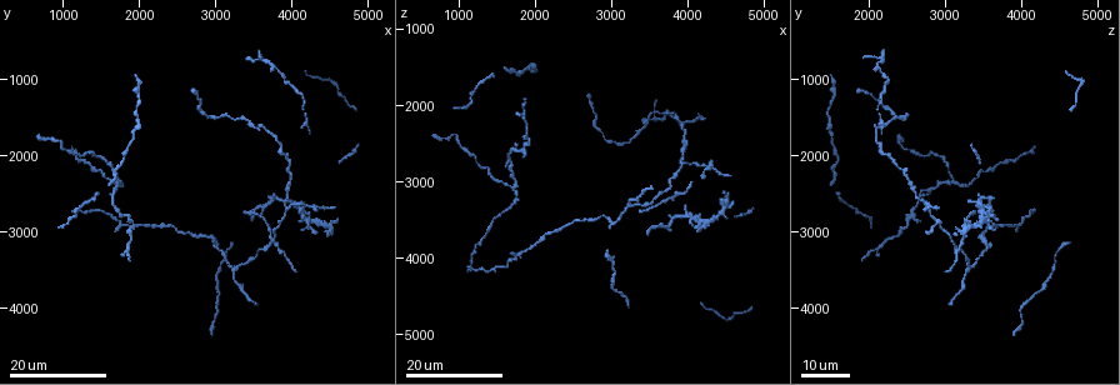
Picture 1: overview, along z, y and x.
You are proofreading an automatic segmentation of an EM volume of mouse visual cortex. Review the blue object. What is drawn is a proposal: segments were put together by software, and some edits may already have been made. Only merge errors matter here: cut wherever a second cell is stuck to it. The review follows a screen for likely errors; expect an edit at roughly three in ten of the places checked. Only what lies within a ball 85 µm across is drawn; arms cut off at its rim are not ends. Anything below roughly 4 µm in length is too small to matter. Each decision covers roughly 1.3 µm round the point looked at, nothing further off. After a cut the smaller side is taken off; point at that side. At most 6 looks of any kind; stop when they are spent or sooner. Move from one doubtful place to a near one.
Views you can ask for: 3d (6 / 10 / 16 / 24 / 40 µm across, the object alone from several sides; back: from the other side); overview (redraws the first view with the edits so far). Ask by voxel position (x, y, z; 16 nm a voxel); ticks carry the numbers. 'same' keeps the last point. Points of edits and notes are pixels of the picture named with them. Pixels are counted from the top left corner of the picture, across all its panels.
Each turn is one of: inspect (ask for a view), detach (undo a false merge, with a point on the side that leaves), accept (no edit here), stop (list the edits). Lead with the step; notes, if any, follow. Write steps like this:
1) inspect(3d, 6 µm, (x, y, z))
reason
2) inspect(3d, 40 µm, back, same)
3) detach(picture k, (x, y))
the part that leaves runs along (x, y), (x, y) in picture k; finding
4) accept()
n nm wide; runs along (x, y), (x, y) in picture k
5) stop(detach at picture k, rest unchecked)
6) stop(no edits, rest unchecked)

inspect(3d, 16 µm, (3950, 2650, 2800))
branch point

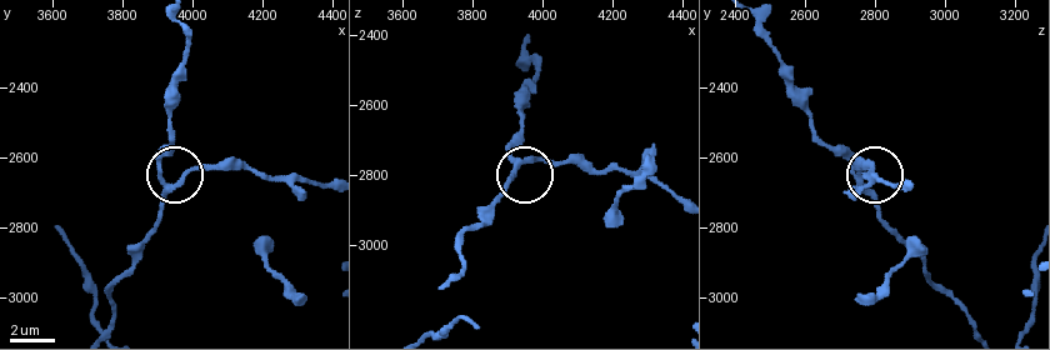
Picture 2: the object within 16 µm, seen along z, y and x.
inspect(3d, 10 µm, (3930, 2680, 2760))

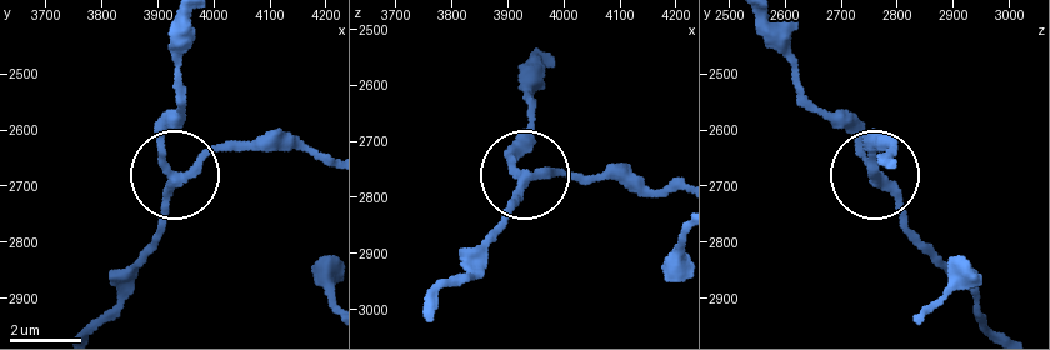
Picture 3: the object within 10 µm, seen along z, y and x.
accept()
230 nm wide; runs along (94, 323), (163, 224), (169, 179), (253, 138) in picture 3; continuous, no second cell

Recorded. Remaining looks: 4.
inspect(3d, 16 µm, (3750, 3150, 3200))
three-way junction

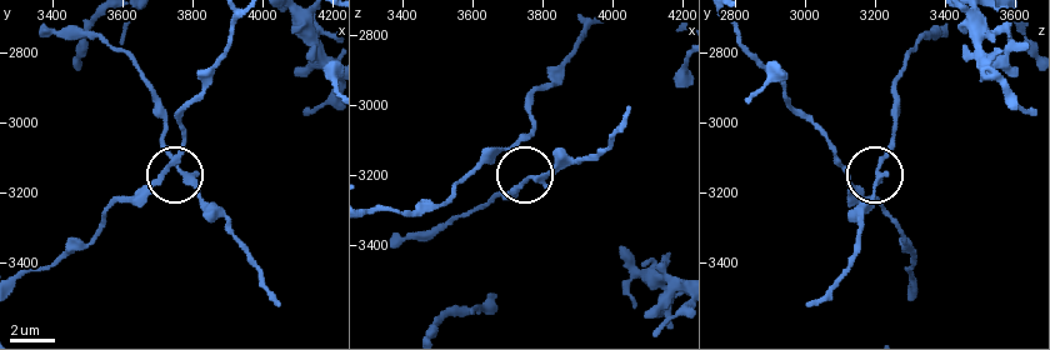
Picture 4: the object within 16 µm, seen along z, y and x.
inspect(3d, 6 µm, (3770, 3150, 3200))
closer look

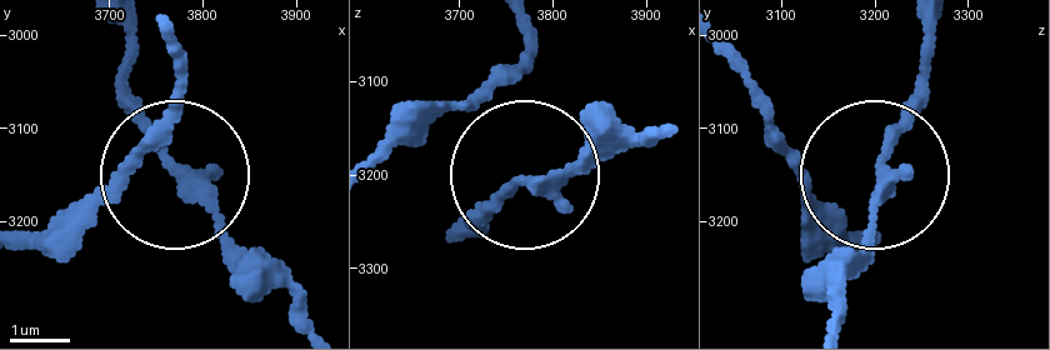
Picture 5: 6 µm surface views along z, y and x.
accept()
runs along (145, 136), (140, 161), (175, 176), (304, 306) in picture 5; one cell here

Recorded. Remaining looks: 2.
stop(no edits, rest unchecked)

